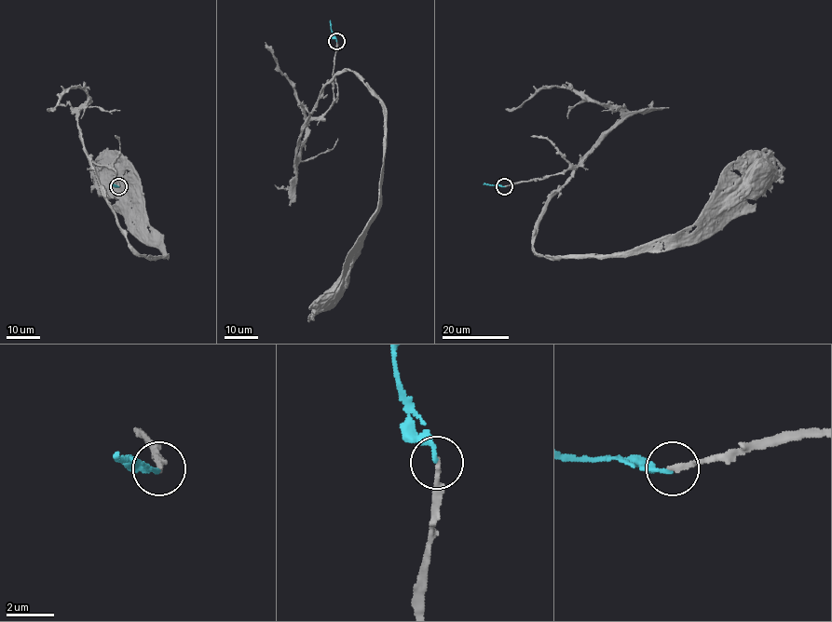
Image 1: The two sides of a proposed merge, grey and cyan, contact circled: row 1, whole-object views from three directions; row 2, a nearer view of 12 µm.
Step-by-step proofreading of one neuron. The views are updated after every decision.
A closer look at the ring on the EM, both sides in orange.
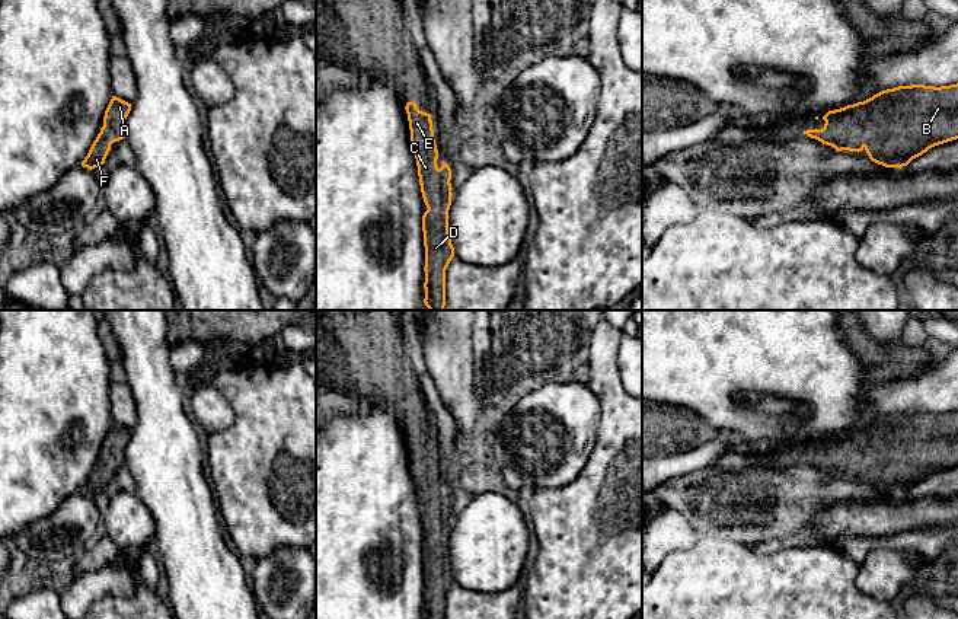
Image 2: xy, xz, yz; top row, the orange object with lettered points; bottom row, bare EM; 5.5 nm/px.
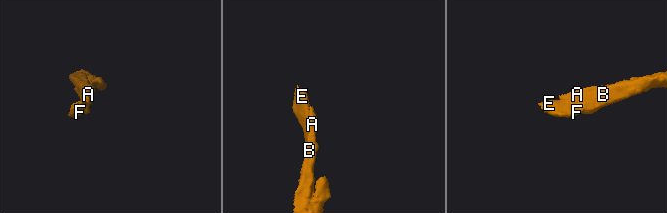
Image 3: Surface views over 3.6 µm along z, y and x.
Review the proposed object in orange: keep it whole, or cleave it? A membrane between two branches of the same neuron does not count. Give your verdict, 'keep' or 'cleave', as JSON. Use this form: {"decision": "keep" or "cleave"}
{"decision": "keep"}

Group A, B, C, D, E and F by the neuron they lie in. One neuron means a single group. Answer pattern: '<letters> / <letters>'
A B C D E F

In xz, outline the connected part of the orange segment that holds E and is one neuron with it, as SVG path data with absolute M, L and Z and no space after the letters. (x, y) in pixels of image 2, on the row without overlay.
M415 428L406 433L411 470L415 479L418 502L427 537L422 542L425 572L425 619L446 619L446 596L454 583L448 559L451 532L451 495L437 492L438 476L434 466L431 440L422 438Z

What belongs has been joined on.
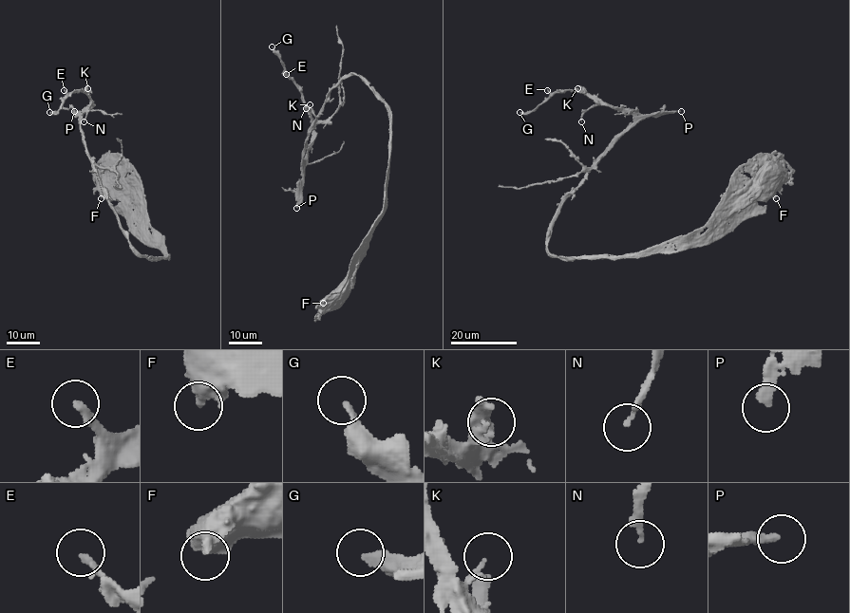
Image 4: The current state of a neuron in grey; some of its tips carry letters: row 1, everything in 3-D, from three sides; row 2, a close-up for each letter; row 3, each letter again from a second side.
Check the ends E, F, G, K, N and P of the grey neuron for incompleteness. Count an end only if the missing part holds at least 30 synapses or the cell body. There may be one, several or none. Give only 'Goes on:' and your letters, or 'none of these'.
Goes on: P

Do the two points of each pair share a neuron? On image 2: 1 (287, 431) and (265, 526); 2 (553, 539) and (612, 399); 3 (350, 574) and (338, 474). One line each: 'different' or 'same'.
1: same
2: same
3: same

